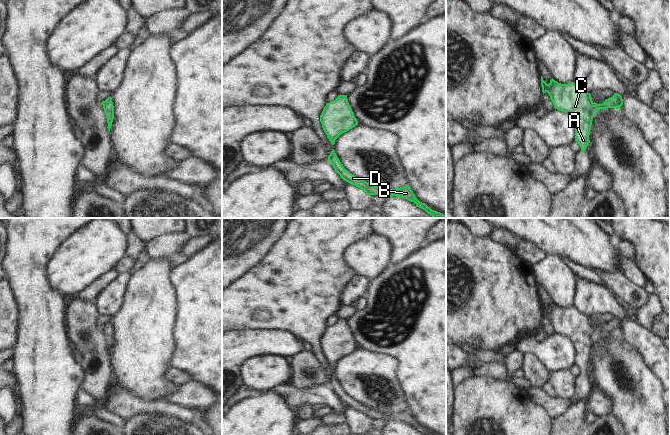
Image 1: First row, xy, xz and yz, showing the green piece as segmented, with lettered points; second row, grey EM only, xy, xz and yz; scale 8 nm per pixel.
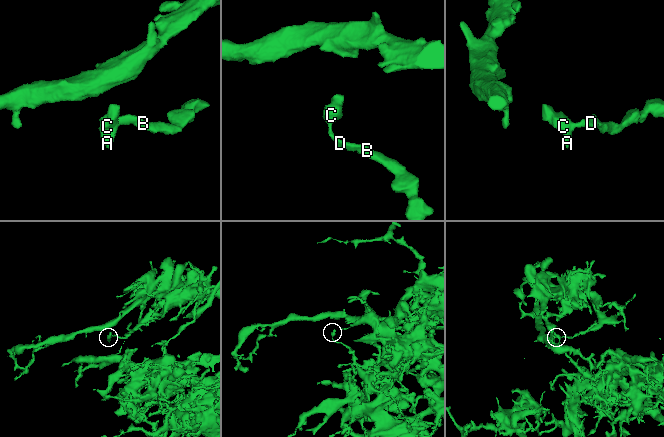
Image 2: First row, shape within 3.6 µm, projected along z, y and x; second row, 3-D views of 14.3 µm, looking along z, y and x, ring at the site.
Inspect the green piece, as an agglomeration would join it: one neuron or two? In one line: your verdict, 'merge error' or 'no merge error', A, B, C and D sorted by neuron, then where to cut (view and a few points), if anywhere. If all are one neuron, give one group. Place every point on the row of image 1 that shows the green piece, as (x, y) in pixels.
no merge error | A B C D | no cut

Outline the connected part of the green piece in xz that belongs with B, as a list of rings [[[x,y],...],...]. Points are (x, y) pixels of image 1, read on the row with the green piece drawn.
[[[332,149],[330,155],[328,156],[328,160],[332,164],[334,170],[340,175],[340,177],[345,180],[346,182],[355,185],[356,187],[360,188],[361,190],[365,191],[367,195],[384,195],[388,197],[399,197],[399,198],[405,198],[411,202],[414,202],[417,207],[425,210],[428,214],[430,214],[433,218],[446,218],[446,215],[432,210],[430,207],[428,207],[425,203],[420,202],[413,191],[411,190],[409,185],[396,188],[396,189],[387,189],[387,188],[380,188],[376,185],[370,184],[352,173],[350,173],[348,170],[346,170],[339,158],[337,157],[334,149]]]

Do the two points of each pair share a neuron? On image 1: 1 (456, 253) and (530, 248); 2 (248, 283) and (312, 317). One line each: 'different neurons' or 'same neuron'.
1: different neurons
2: same neuron

